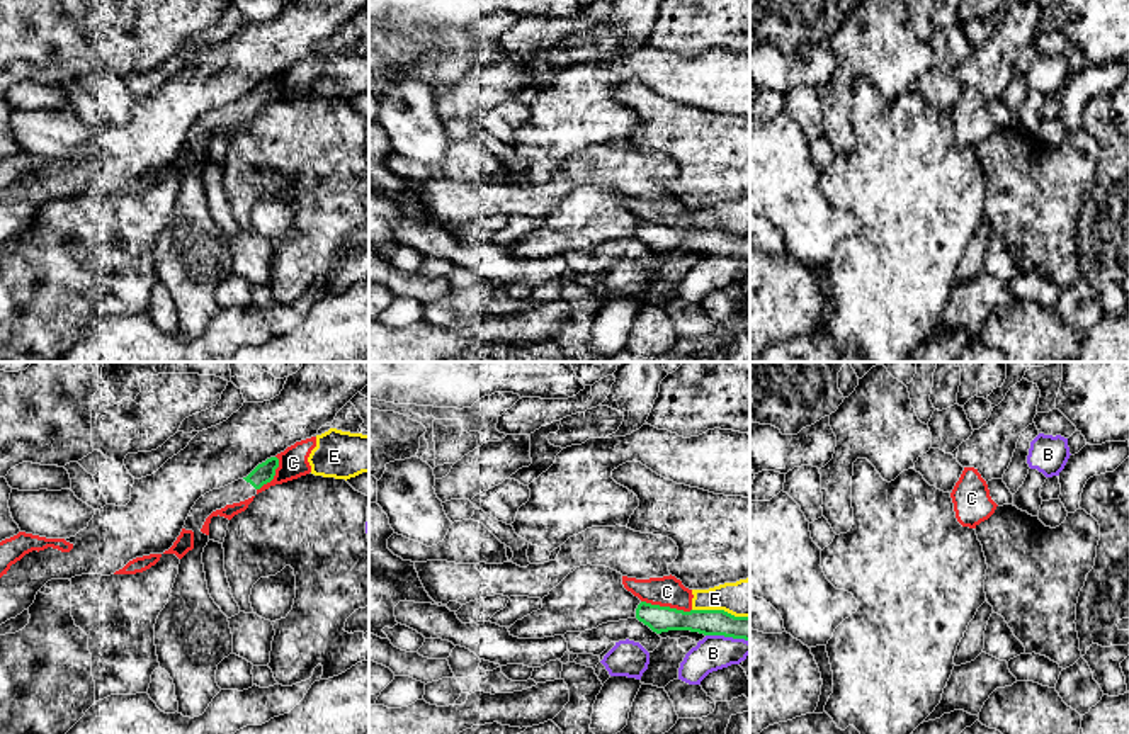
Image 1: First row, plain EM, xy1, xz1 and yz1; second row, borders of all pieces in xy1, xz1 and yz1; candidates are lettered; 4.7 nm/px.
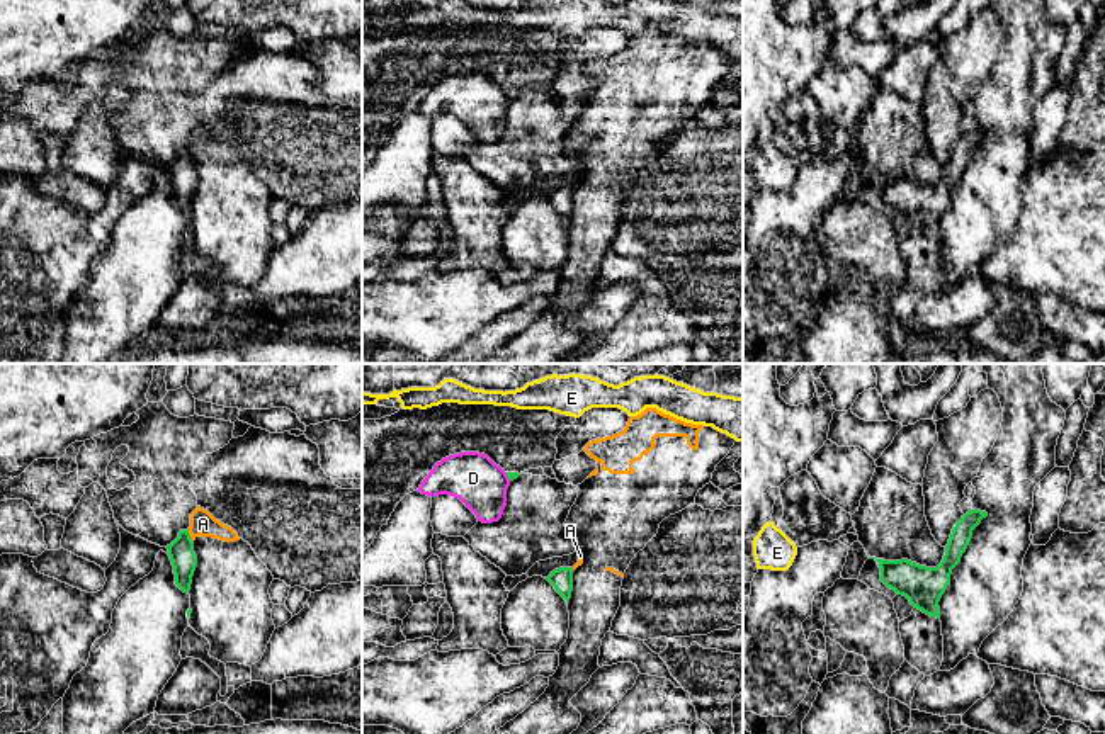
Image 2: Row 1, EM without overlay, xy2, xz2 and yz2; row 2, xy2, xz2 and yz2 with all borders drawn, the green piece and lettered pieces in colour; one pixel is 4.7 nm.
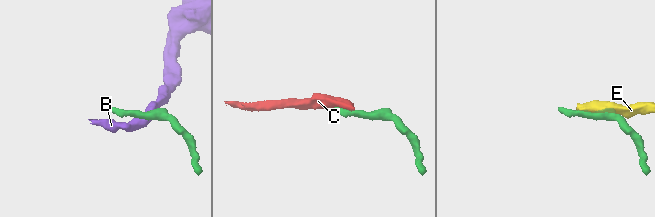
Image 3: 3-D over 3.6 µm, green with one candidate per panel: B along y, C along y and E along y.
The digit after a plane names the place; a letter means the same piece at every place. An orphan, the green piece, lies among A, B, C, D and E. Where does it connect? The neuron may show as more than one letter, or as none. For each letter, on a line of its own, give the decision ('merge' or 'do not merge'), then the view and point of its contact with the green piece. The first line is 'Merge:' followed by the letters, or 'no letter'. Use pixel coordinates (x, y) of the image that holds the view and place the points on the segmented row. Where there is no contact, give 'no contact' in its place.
Merge: no letter
A: do not merge | xy2 (189, 537)
B: do not merge | xz1 (728, 636)
C: do not merge | xz1 (667, 607)
D: do not merge | xz2 (507, 474)
E: do not merge | xz1 (721, 610)

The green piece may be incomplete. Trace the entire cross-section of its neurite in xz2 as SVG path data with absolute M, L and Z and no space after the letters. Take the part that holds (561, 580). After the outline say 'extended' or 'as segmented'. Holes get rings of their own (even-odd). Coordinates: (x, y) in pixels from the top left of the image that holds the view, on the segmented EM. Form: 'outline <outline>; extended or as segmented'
outline M559 567L554 569L547 581L554 586L554 590L570 601L573 591L573 567Z; as segmented

